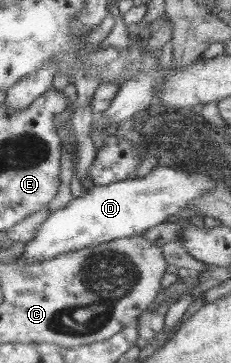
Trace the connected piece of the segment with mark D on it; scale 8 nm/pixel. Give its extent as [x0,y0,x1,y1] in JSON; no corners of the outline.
[17,167,215,264]

